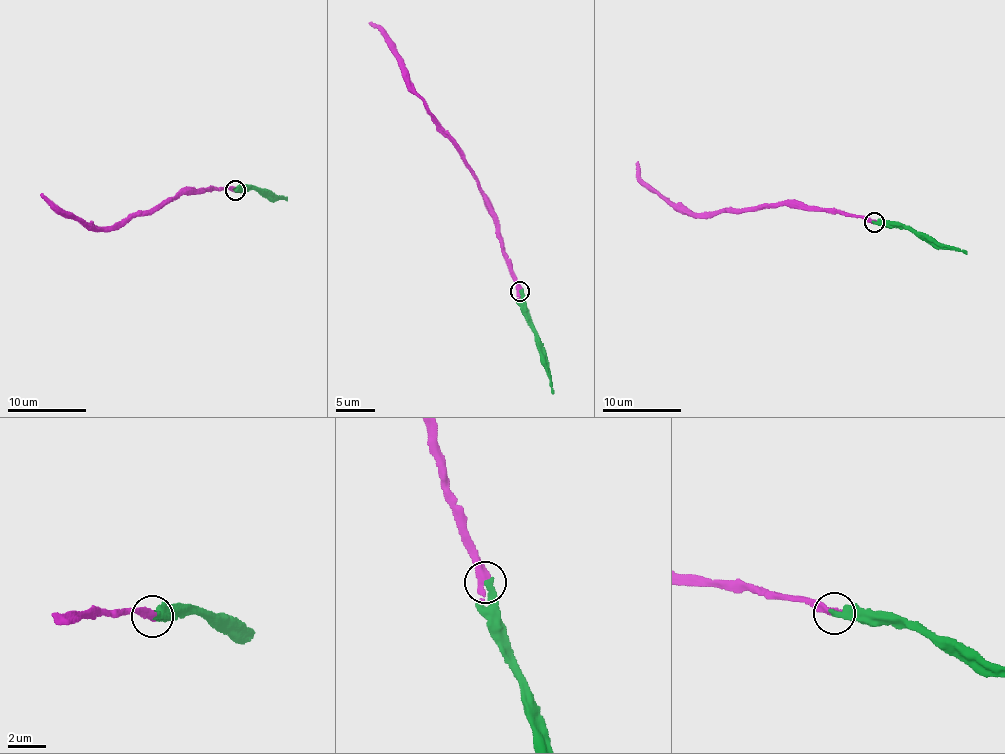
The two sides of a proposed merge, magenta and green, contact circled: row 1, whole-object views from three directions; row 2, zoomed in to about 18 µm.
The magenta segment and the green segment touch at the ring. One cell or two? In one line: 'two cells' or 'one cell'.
one cell

